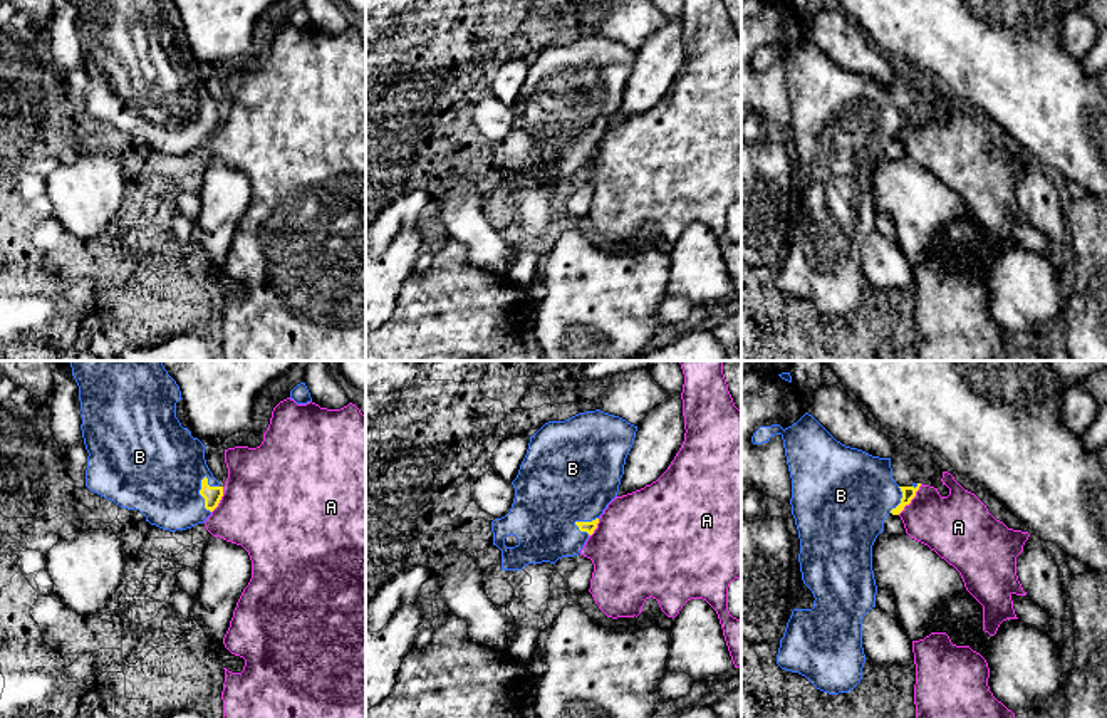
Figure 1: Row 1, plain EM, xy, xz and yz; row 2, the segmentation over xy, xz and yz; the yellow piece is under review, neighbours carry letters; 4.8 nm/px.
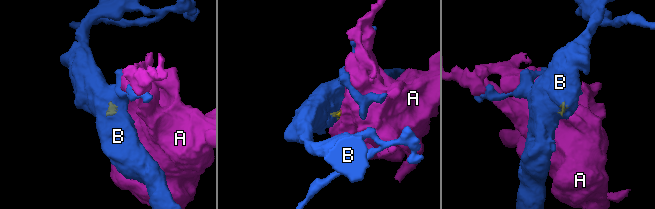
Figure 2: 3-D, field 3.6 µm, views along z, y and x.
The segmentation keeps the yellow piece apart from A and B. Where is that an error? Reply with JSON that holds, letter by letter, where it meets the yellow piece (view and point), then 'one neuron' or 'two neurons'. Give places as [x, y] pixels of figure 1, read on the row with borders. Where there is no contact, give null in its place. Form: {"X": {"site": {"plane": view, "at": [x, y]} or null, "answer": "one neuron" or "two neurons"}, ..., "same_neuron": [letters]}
{"A": {"site": {"plane": "yz", "at": [913, 497]}, "answer": "two neurons"}, "B": {"site": {"plane": "xy", "at": [200, 494]}, "answer": "one neuron"}, "same_neuron": ["B"]}

